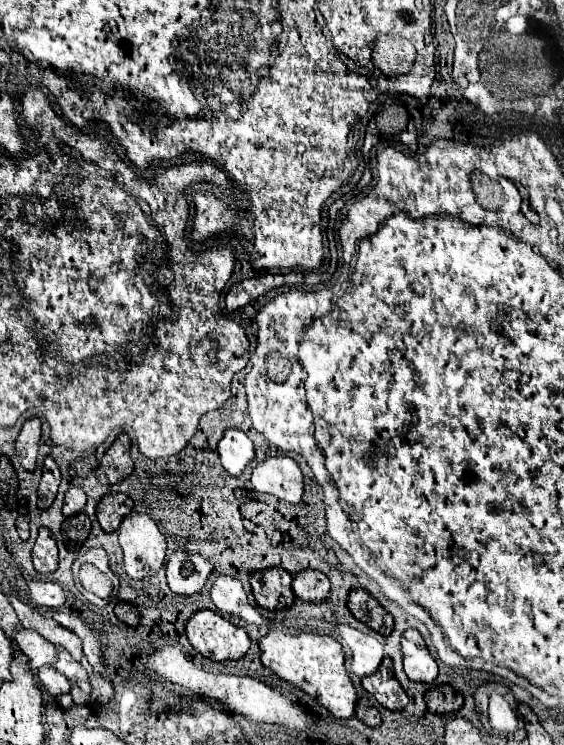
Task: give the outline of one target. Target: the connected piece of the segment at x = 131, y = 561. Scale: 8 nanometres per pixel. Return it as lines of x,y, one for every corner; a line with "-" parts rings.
132,510
118,528
124,550
124,570
130,578
140,580
156,574
166,558
166,538
156,522
144,510

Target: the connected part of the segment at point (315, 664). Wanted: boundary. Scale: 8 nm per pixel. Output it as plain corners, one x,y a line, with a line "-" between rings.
270,630
260,640
260,660
266,668
276,672
278,678
302,688
308,696
312,696
320,706
332,712
336,718
350,718
354,714
356,690
348,678
344,668
344,652
338,640
332,636
320,634
284,634
280,630

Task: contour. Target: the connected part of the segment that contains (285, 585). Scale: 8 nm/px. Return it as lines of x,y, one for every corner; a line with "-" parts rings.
276,566
266,570
256,570
250,574
252,594
256,602
268,610
288,608
294,602
294,592
290,582
292,576
284,568
276,568

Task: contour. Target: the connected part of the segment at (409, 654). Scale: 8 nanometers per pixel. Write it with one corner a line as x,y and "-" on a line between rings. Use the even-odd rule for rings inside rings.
406,630
402,634
402,654
404,672
412,682
432,682
438,676
438,666
418,630

